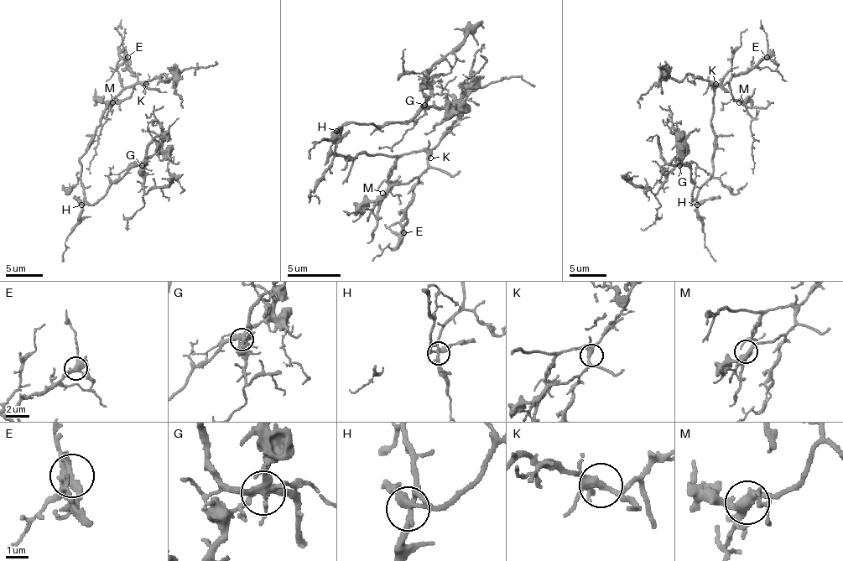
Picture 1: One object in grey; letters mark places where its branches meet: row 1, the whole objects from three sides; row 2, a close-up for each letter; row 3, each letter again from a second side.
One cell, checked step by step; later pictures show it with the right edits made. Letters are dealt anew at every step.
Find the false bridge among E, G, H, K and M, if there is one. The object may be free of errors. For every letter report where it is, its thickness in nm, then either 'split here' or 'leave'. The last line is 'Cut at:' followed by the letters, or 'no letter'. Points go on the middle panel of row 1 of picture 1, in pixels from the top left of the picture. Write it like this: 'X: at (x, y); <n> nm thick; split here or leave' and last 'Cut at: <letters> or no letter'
E: at (403, 232); 360 nm thick; leave
G: at (424, 105); 320 nm thick; split here
H: at (336, 131); 300 nm thick; leave
K: at (430, 158); 320 nm thick; leave
M: at (382, 193); 360 nm thick; leave
Cut at: G

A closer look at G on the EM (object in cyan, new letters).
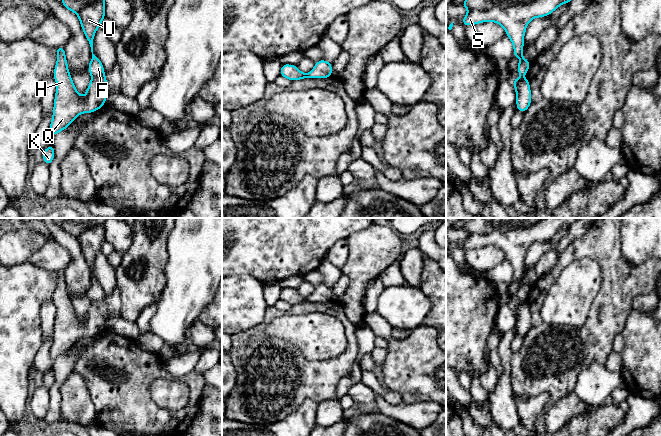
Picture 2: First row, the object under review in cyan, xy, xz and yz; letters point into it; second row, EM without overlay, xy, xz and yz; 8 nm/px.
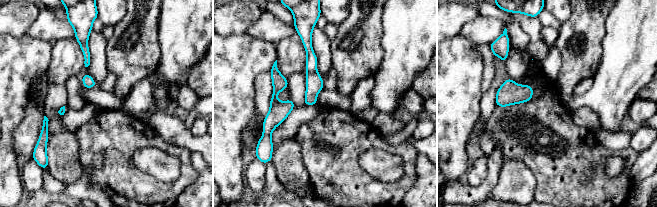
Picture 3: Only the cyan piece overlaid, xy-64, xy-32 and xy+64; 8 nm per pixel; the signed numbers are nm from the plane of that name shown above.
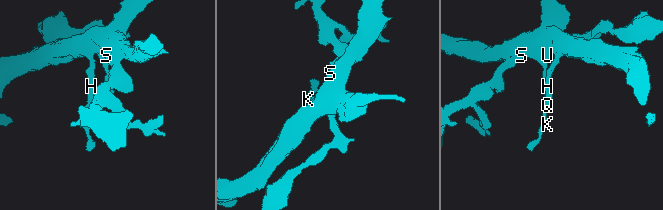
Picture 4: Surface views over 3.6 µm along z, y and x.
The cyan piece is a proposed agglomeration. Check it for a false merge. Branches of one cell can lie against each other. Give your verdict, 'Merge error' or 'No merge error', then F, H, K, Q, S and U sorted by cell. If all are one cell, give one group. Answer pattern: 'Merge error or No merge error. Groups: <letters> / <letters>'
Merge error. Groups: F S U / H K Q

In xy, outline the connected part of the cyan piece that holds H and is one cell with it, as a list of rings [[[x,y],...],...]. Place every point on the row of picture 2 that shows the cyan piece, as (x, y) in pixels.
[[[64,46],[57,47],[57,63],[53,72],[57,84],[50,134],[54,137],[66,129],[81,113],[92,113],[105,106],[109,94],[106,77],[100,78],[100,96],[93,97],[92,89],[86,90],[84,98],[77,92],[68,71]]]

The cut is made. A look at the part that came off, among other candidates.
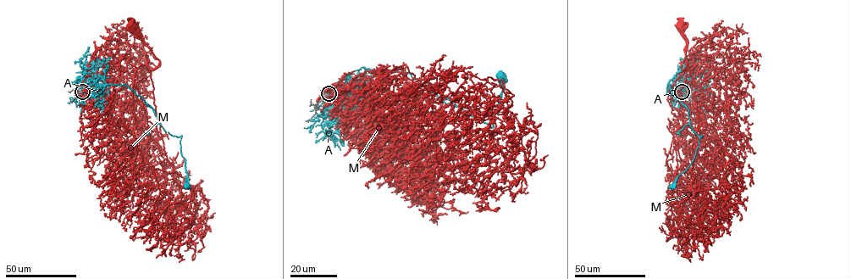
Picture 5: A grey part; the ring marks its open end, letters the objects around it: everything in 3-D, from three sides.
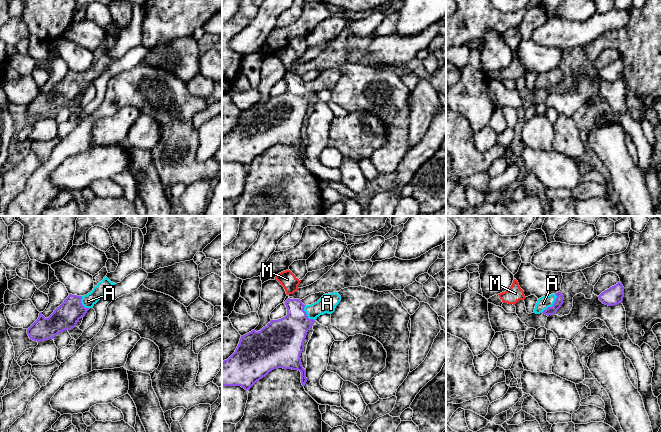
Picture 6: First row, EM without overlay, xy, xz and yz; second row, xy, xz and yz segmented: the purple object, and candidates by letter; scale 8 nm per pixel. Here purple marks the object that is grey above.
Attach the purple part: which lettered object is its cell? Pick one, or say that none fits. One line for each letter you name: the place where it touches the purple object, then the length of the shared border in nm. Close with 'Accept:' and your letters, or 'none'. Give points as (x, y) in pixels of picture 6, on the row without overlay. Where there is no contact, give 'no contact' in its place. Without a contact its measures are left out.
A: yz (553, 81) | 200 nm
Accept: A

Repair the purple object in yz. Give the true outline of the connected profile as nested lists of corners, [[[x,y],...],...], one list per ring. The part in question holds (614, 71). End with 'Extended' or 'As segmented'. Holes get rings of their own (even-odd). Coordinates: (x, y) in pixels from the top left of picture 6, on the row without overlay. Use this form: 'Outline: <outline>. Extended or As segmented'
Outline: [[[618,58],[616,61],[602,68],[598,73],[599,76],[605,81],[617,81],[623,77],[624,63],[621,58]]]. As segmented

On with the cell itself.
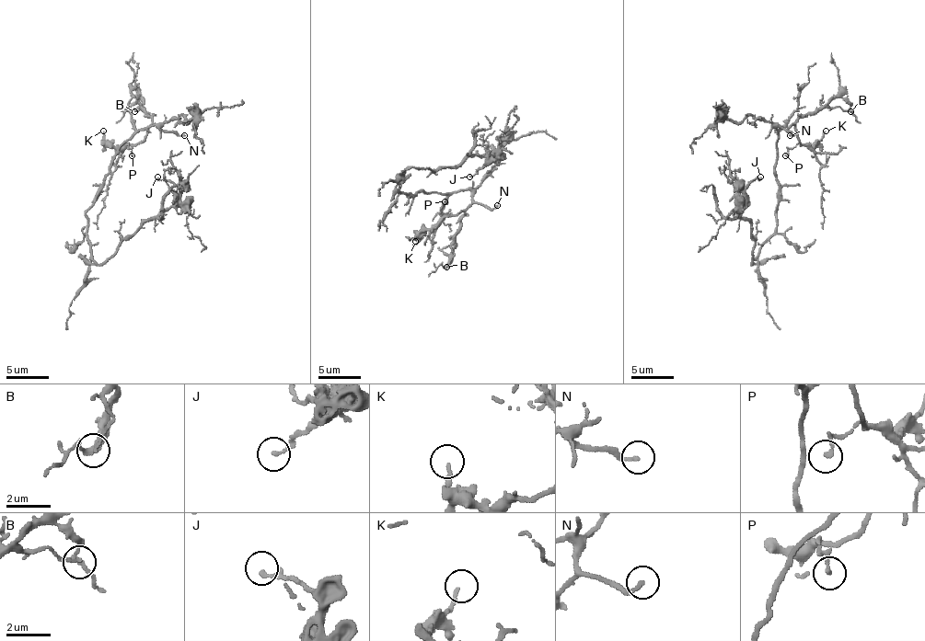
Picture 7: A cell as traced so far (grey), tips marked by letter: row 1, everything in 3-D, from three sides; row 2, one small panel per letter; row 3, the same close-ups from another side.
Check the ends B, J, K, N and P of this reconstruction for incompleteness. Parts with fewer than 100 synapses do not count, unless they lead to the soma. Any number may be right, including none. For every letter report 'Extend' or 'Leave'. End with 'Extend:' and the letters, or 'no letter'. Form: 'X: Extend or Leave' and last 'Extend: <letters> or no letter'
B: Leave
J: Leave
K: Leave
N: Extend
P: Leave
Extend: N

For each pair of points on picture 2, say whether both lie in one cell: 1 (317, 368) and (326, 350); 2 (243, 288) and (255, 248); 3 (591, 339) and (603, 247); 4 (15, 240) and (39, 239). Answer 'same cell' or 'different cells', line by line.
1: different cells
2: different cells
3: same cell
4: same cell

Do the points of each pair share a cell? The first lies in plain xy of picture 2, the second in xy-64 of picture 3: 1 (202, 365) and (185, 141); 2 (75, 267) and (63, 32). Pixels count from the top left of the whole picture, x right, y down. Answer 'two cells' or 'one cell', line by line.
1: two cells
2: two cells

